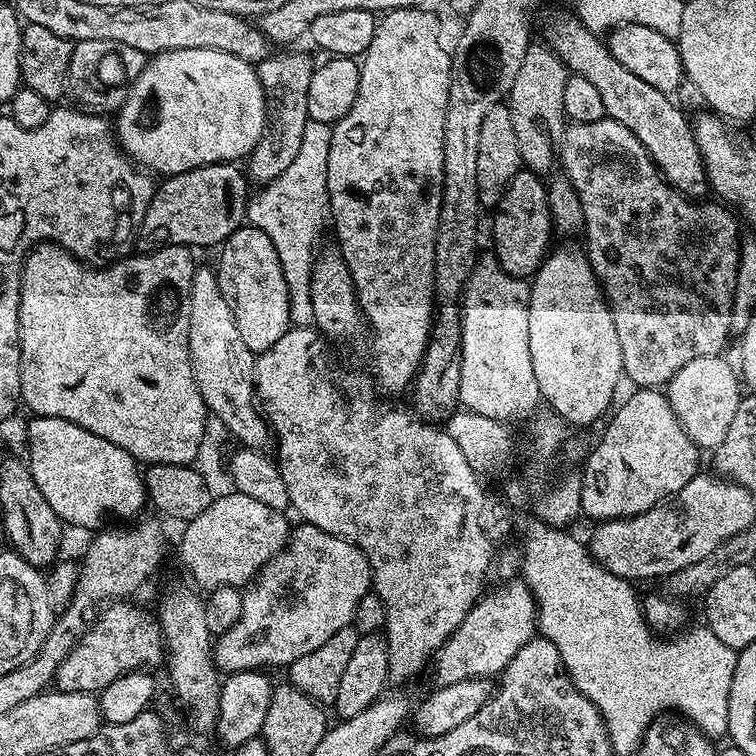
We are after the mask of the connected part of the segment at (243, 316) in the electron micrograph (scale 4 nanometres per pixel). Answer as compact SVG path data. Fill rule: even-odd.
M241 226L228 236L219 252L220 264L215 265L218 286L222 290L222 298L226 298L226 306L230 306L230 314L234 314L234 326L238 326L242 342L246 342L253 354L270 350L270 346L274 346L274 342L278 342L278 338L282 338L282 334L286 334L292 324L286 274L282 274L282 262L278 260L278 250L274 250L274 242L270 242L270 238L262 234L262 230Z

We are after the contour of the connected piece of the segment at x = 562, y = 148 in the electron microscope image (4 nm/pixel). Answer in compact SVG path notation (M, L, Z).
M617 120L569 123L558 144L558 160L563 175L582 198L584 232L588 236L586 255L612 312L614 330L618 330L627 383L629 380L636 388L659 389L686 362L717 355L732 332L732 295L742 243L737 217L732 217L723 203L700 204L704 202L677 192L660 175L646 146Z

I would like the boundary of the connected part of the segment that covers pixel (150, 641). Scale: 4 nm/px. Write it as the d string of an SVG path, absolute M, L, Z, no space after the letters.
M128 598L113 600L107 606L101 607L98 618L93 619L84 633L80 635L76 645L62 658L62 666L56 671L55 687L61 692L91 692L98 694L110 682L114 682L119 676L125 676L131 672L139 672L144 669L152 670L155 664L163 665L166 660L164 646L164 633L155 619L147 620L144 612Z

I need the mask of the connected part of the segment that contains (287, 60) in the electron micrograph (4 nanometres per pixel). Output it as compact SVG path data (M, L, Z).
M282 50L278 56L270 54L256 68L256 73L260 79L260 85L264 91L264 102L268 106L268 121L264 123L264 133L254 146L254 150L246 157L246 172L253 181L257 180L257 185L263 186L269 184L290 162L294 162L294 157L298 154L298 146L302 146L302 133L306 131L306 122L308 121L308 103L310 102L310 78L314 71L314 63L304 52L292 52L296 50Z

